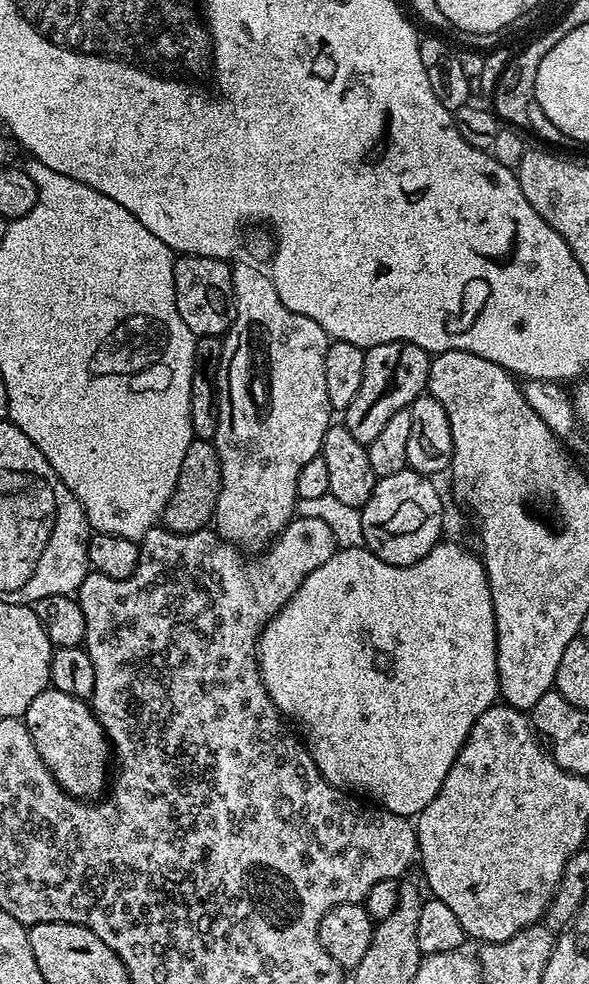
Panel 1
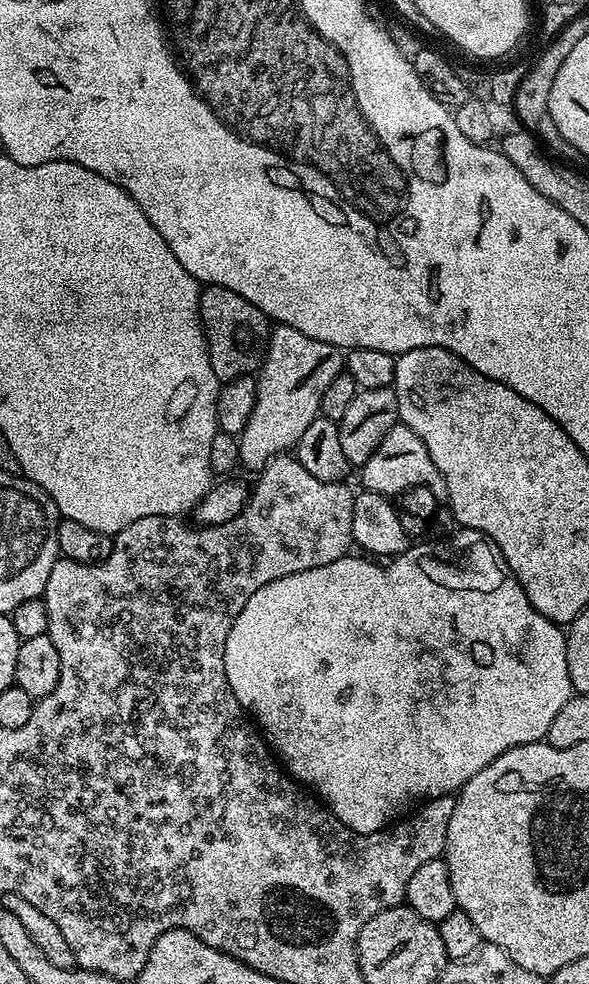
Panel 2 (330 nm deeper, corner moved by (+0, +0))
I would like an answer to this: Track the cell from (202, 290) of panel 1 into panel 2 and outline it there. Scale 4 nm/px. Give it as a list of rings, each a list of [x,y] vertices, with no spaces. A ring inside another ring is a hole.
[[[210,284],[200,293],[200,320],[204,324],[204,337],[208,339],[210,366],[214,366],[217,380],[227,382],[259,373],[268,352],[270,321],[254,302],[246,302],[242,294],[226,290],[226,286]]]

